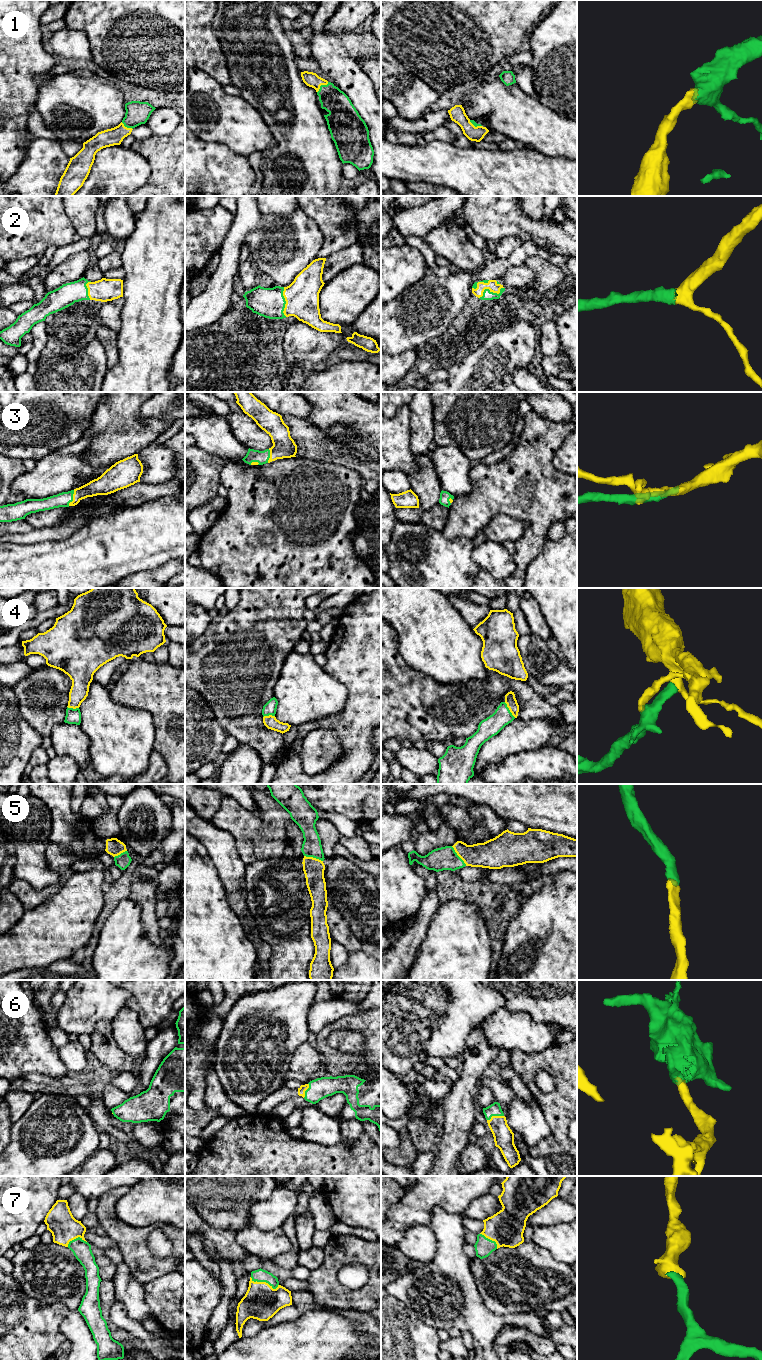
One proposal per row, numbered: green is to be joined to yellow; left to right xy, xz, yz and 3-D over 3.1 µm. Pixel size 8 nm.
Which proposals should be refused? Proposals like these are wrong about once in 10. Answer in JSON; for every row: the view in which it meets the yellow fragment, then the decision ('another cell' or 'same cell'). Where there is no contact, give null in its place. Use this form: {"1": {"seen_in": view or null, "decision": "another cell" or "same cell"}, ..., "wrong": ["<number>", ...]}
{"1": {"seen_in": "xz", "decision": "same cell"}, "2": {"seen_in": "yz", "decision": "same cell"}, "3": {"seen_in": "xy", "decision": "same cell"}, "4": {"seen_in": "yz", "decision": "same cell"}, "5": {"seen_in": "yz", "decision": "same cell"}, "6": {"seen_in": "yz", "decision": "same cell"}, "7": {"seen_in": "xz", "decision": "same cell"}, "wrong": []}

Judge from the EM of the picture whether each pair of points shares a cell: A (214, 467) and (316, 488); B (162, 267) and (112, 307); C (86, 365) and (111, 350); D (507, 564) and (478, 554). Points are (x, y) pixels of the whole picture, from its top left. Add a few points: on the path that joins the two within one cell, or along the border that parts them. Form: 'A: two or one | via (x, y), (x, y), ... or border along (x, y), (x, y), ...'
A: two | border along (226, 463), (220, 472), (220, 484)
B: two | border along (123, 297), (124, 304), (121, 312), (121, 321)
C: two | border along (95, 337), (104, 349), (106, 365), (108, 367)
D: one | via (500, 563), (493, 557), (485, 554)

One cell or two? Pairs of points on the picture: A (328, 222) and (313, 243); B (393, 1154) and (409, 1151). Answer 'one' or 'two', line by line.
A: two
B: one

